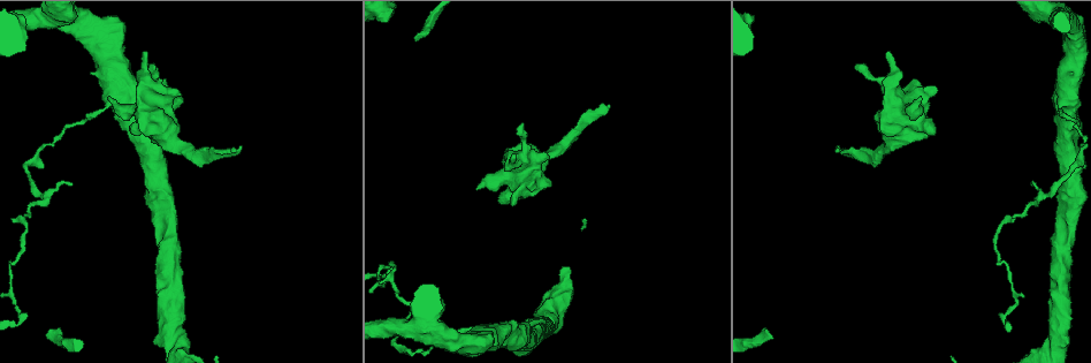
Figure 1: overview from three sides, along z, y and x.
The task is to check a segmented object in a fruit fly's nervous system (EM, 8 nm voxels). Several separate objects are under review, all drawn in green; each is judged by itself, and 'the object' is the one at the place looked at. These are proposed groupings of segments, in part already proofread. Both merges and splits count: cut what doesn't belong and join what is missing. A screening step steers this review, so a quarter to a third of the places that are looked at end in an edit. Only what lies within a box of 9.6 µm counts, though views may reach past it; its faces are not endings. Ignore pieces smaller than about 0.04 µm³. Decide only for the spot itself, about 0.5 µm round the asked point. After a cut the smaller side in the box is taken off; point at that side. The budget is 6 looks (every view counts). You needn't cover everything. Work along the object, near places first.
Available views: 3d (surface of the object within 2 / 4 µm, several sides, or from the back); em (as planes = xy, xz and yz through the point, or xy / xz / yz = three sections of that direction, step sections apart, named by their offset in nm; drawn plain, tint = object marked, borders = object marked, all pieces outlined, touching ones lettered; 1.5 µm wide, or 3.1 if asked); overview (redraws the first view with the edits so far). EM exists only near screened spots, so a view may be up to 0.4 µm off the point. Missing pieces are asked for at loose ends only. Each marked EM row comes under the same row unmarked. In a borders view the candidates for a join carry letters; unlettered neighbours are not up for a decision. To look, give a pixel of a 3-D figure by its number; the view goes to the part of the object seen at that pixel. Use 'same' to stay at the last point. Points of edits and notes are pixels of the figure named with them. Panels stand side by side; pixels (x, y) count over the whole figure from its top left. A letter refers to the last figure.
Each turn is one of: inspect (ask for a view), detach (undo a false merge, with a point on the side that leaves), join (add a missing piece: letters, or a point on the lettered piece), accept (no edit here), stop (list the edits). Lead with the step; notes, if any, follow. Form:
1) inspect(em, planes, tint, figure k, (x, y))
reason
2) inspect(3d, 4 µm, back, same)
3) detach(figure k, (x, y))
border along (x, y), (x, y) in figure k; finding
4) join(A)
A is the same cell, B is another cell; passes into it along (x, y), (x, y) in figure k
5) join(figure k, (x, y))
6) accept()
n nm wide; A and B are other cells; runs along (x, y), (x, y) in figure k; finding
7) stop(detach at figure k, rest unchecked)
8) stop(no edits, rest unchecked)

inspect(em, xz, step 8, tint, figure 1, (609, 104))
an open end

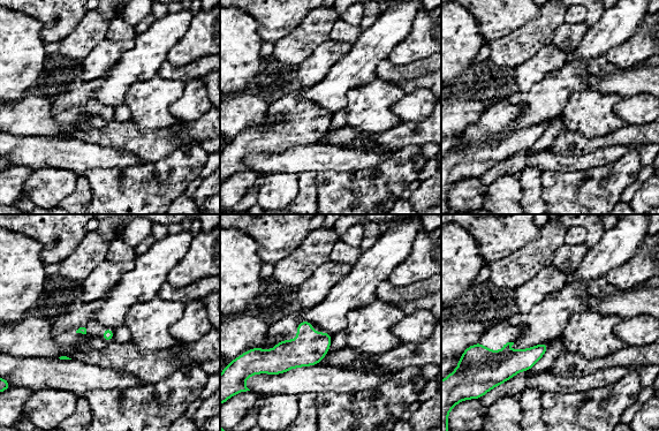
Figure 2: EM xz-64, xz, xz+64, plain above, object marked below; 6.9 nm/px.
inspect(em, xy, step 4, borders, same)
another direction

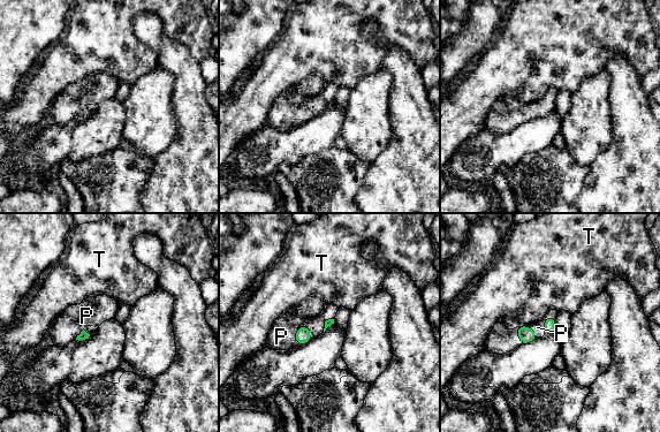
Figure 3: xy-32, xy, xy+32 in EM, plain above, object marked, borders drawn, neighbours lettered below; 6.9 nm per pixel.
join(P)
P is the same cell, T is another cell; the cell continues

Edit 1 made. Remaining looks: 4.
inspect(overview)

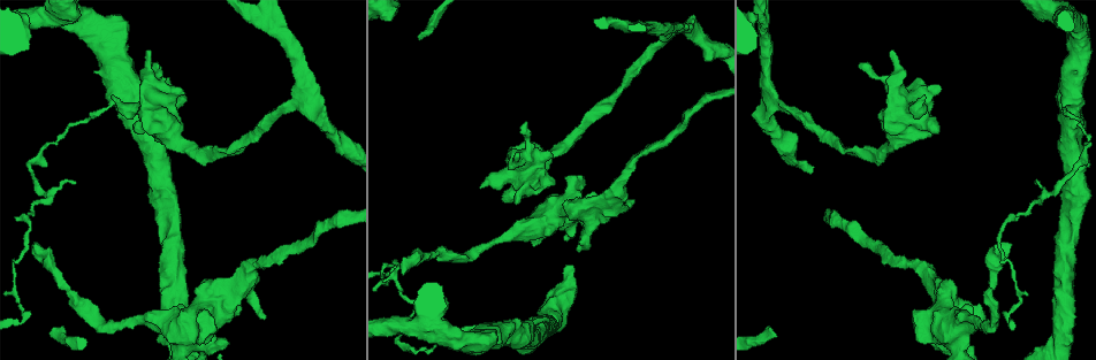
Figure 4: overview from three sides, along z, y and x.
inspect(3d, 4 µm, figure 4, (920, 79))
branch stops here

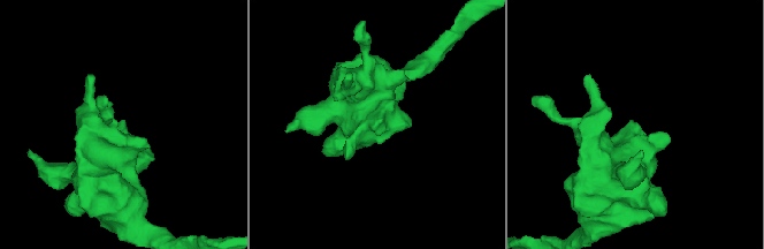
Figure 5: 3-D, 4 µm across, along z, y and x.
inspect(em, xz, step 4, borders, figure 5, (630, 123))
need the tissue

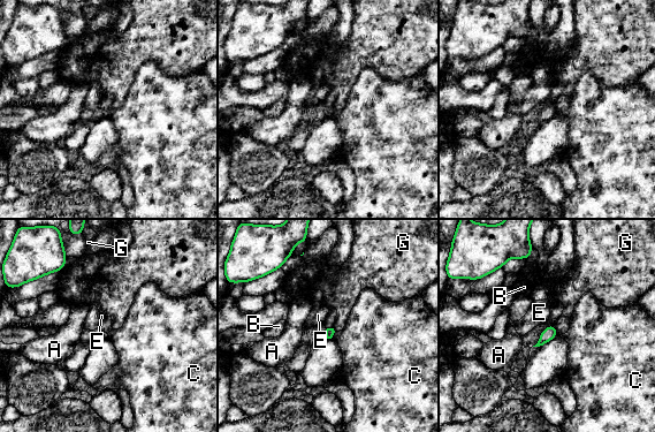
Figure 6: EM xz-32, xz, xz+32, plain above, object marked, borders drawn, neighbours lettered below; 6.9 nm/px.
inspect(em, yz, step 8, borders, same)

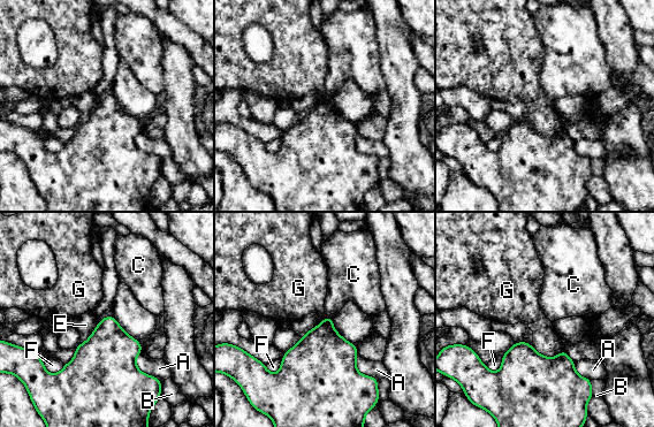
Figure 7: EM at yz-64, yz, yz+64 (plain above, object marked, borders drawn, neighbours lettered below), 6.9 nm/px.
accept()
260 nm wide; A, B, C, E, F and G are other cells; border along (532, 345), (548, 357), (564, 349) in figure 7; no lettered piece goes on from it

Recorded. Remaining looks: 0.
stop(join at figure 3, rest unchecked)

